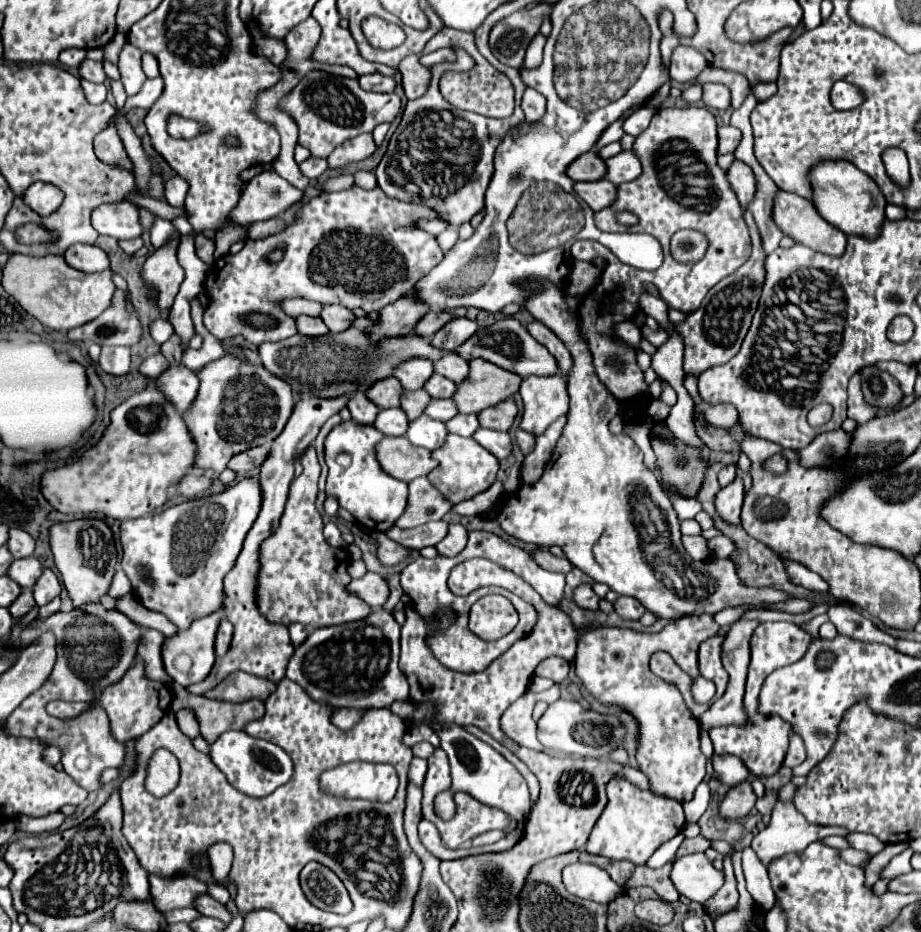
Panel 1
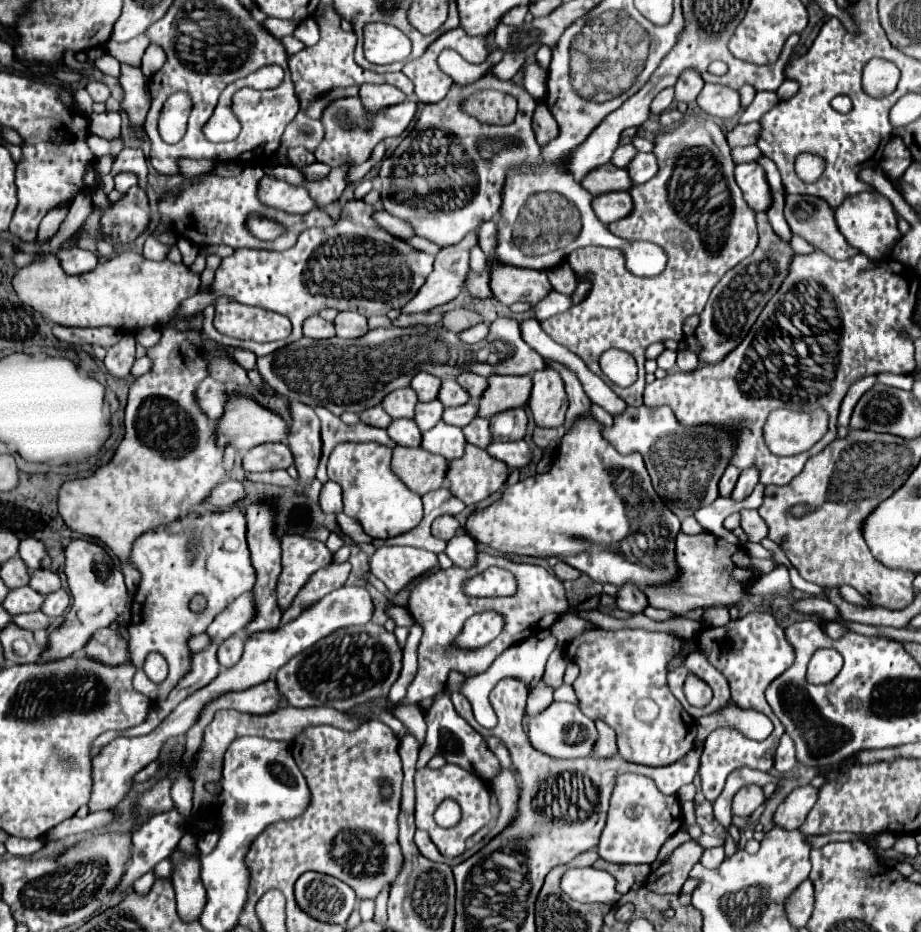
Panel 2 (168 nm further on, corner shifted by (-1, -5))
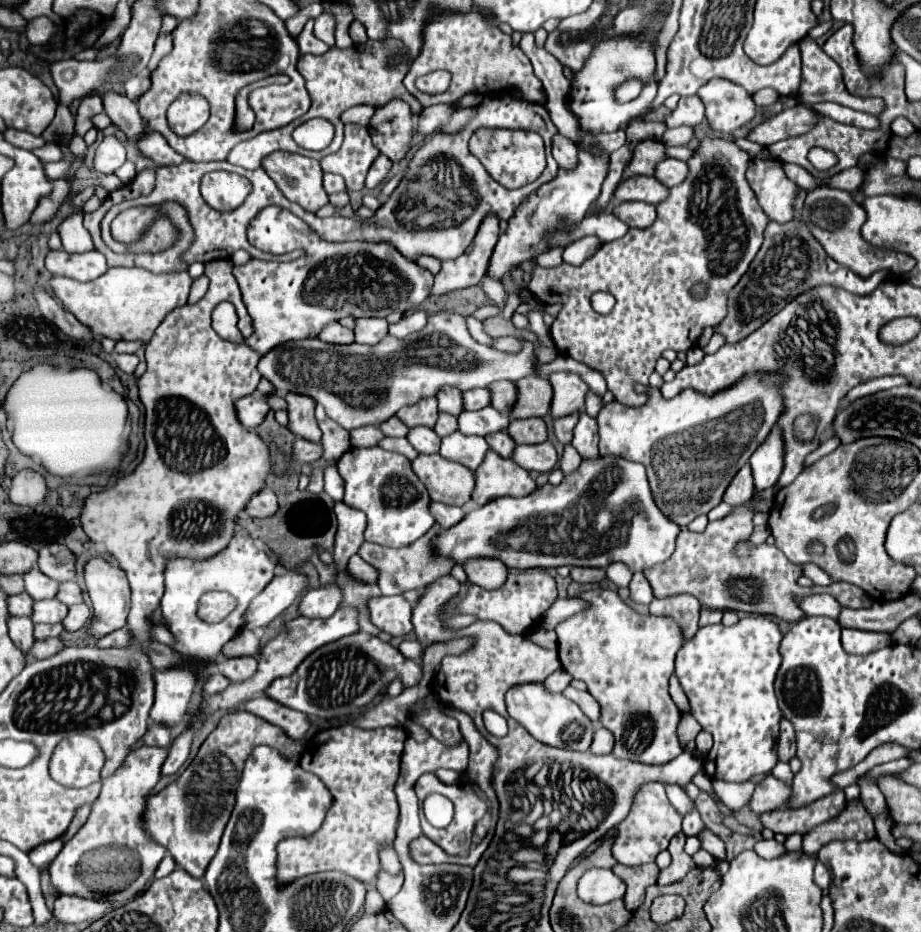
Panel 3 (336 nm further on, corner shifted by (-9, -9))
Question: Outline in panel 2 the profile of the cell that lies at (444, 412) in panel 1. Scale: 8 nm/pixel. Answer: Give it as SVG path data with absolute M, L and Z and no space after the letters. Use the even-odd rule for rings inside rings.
M466 402L462 406L456 406L456 408L446 408L444 414L442 414L442 420L446 424L452 424L452 426L466 426L478 412L478 404L476 402Z

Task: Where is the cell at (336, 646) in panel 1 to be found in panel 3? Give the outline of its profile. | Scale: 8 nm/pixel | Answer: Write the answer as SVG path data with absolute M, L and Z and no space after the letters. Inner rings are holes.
M356 632L314 650L304 658L292 676L276 678L264 690L264 694L278 704L298 710L310 718L330 720L358 712L362 706L372 702L380 688L390 684L394 676L400 676L408 688L416 686L422 680L422 662L402 660L402 654L388 642L382 642L370 634Z

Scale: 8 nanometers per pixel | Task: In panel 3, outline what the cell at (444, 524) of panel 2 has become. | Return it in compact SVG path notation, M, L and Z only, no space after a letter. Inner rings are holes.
M430 502L430 514L436 518L436 522L438 522L442 528L452 528L454 524L458 524L458 520L462 520L464 508Z

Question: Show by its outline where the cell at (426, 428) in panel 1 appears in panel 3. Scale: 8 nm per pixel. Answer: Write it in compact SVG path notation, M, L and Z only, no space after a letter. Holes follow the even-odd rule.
M454 432L442 438L440 454L452 462L464 464L470 470L476 470L482 464L488 448L488 442L480 436L466 436L462 432Z

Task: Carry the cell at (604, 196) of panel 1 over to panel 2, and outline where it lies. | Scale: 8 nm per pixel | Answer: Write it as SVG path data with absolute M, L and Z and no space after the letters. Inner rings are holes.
M624 190L622 192L606 192L592 200L592 208L600 222L610 224L610 222L616 222L630 214L632 200L630 200L630 194Z

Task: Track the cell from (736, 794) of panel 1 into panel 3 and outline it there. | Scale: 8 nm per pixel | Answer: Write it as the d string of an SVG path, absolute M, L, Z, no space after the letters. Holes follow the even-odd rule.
M770 774L756 784L756 790L750 798L750 808L756 814L762 814L774 808L782 808L790 800L790 796L792 796L792 788L786 782Z

